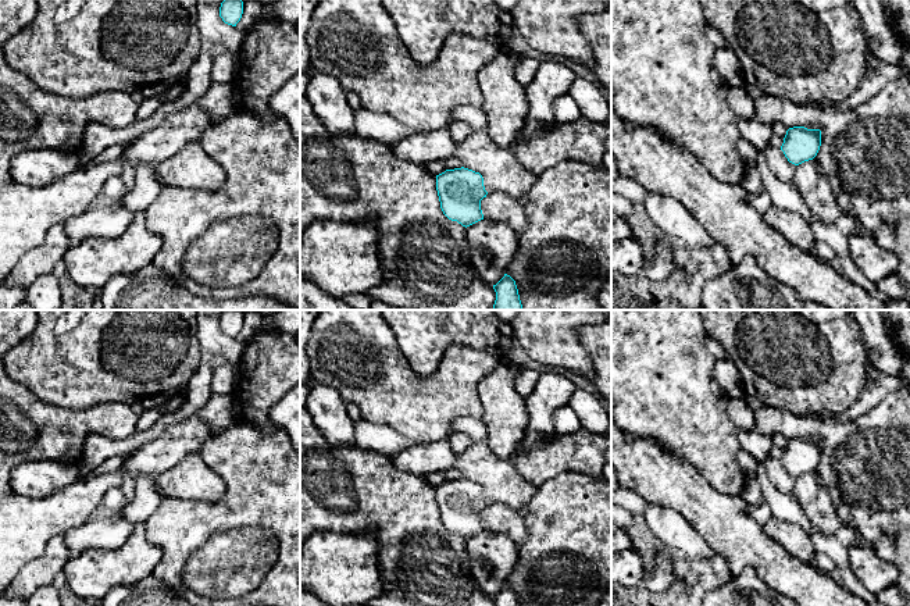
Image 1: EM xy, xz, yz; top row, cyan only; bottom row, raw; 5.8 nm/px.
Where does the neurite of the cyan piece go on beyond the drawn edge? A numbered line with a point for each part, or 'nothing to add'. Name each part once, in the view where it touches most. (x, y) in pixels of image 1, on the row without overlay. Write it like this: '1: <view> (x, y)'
nothing to add

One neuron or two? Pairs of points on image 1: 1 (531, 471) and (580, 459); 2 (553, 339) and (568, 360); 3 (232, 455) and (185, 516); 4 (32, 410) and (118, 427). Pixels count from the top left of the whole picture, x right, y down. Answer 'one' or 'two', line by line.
1: one
2: one
3: one
4: one

